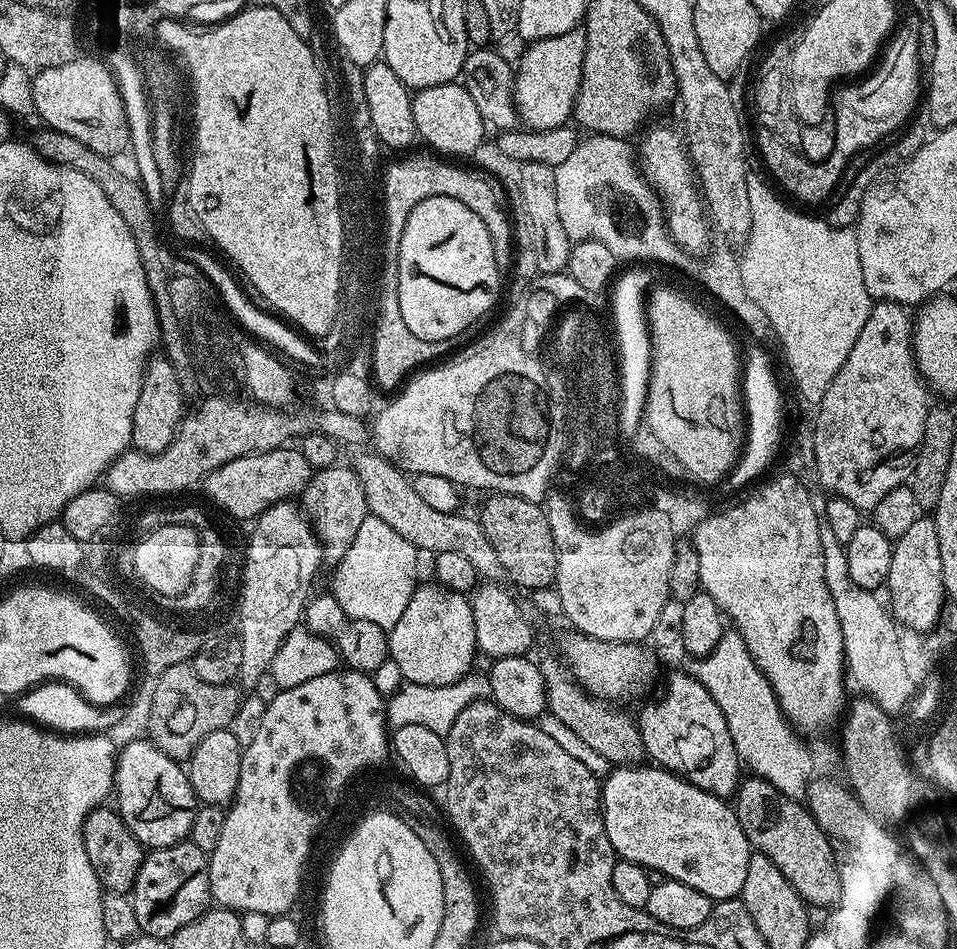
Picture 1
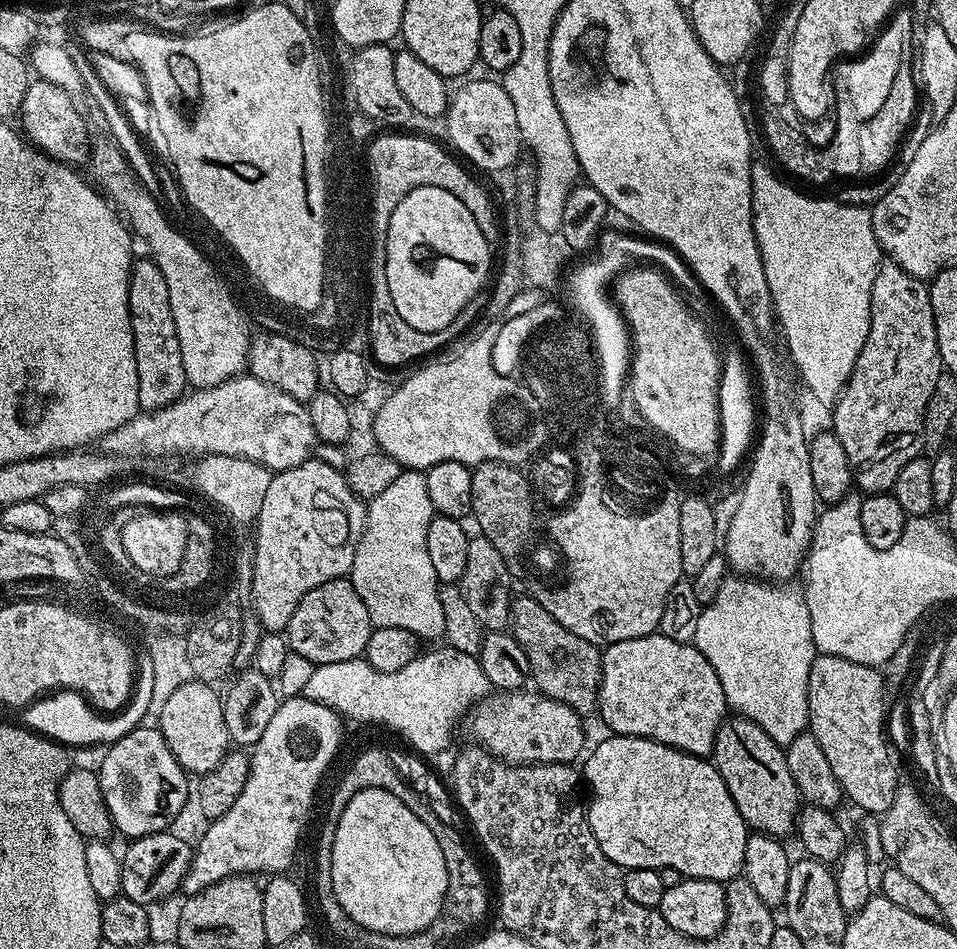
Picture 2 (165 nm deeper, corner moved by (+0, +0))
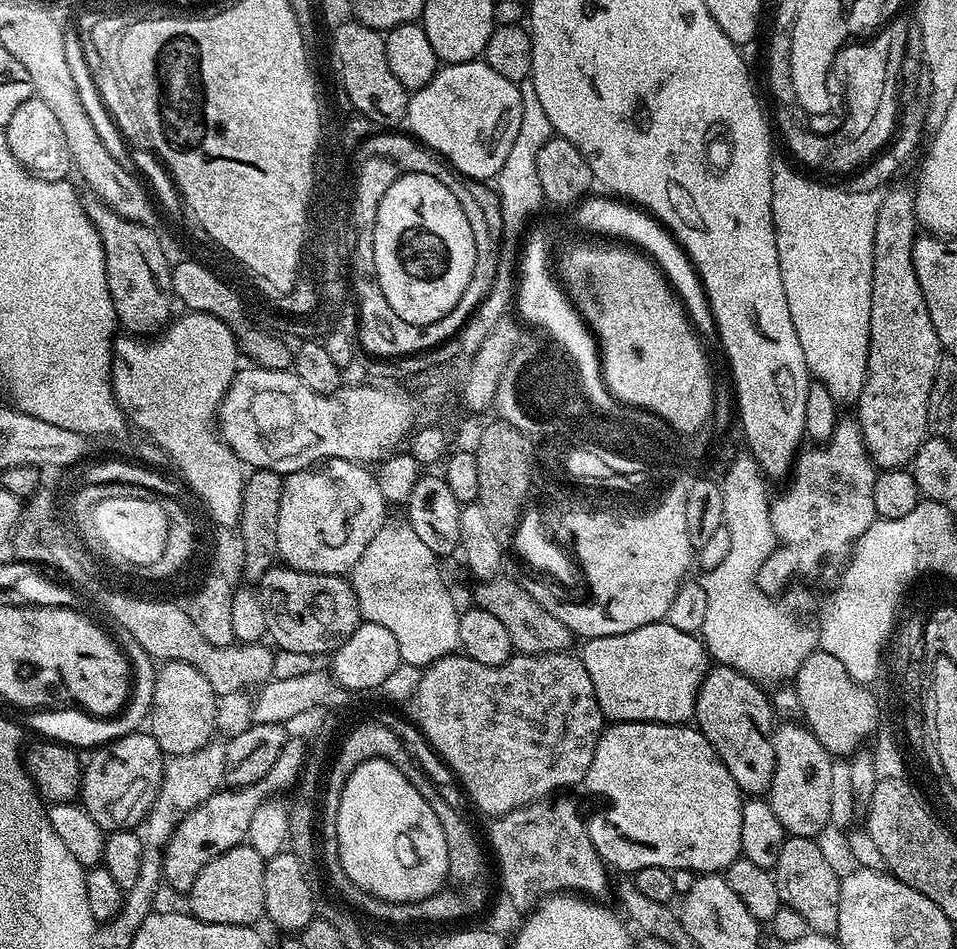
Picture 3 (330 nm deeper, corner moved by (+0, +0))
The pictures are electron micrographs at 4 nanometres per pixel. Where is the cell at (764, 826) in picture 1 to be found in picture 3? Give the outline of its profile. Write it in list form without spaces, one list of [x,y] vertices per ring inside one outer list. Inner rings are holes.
[[[709,667],[696,694],[695,727],[714,746],[718,758],[730,770],[730,778],[740,787],[741,793],[760,798],[772,787],[774,776],[774,709],[769,696],[755,680],[746,678],[733,668]]]

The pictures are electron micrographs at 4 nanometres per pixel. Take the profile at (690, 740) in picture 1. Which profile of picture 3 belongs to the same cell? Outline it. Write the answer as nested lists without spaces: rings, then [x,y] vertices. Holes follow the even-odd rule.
[[[666,622],[638,626],[630,634],[610,634],[606,638],[585,639],[582,659],[590,682],[594,682],[594,694],[605,721],[654,722],[655,724],[688,724],[696,715],[696,694],[710,667],[708,649],[703,639],[691,632],[683,632]]]

